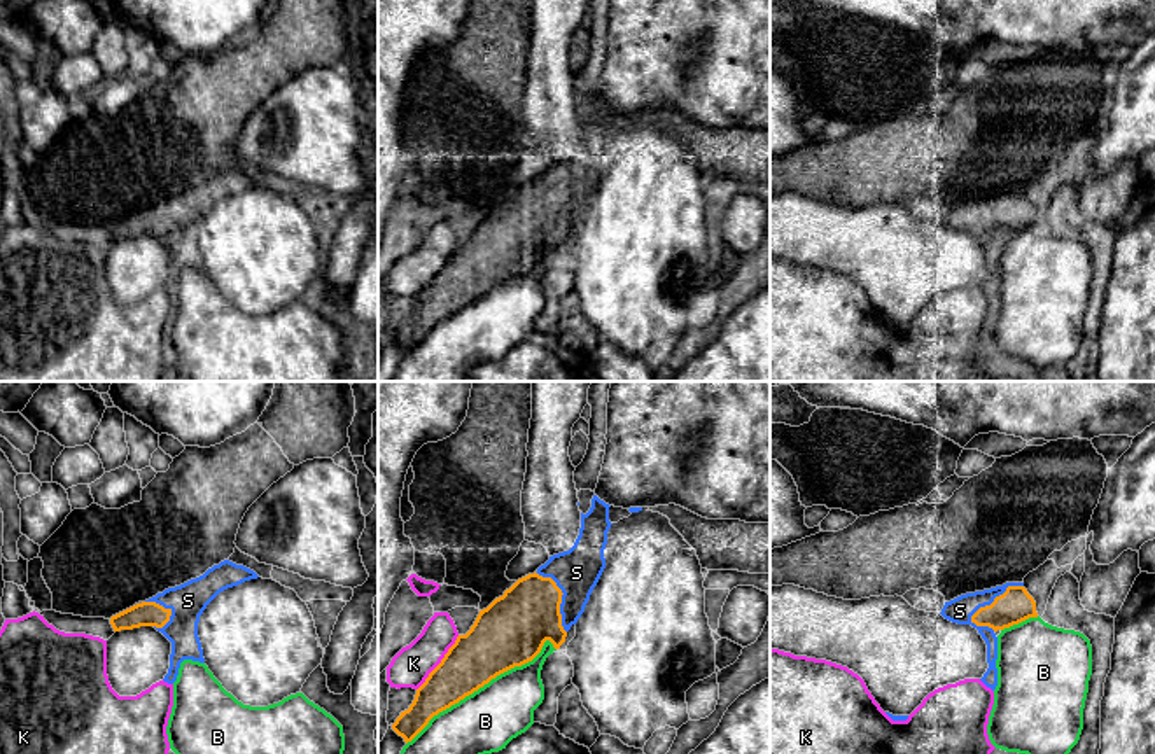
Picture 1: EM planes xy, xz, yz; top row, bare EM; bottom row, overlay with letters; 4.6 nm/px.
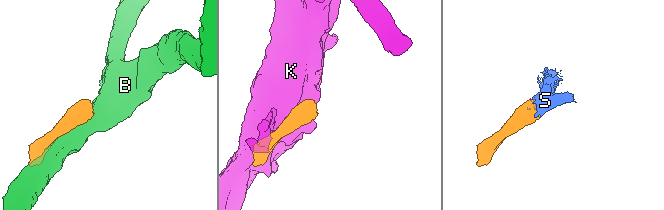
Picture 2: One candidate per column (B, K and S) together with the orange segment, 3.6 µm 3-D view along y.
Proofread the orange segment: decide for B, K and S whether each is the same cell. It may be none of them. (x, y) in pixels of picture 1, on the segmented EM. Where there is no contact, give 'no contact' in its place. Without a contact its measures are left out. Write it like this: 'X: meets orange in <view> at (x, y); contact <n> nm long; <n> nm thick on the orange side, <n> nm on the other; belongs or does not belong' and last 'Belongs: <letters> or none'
B: meets orange in xz at (482, 686); contact 800 nm long; 300 nm thick on the orange side, 280 nm on the other; does not belong
K: meets orange in xz at (440, 663); contact 320 nm long; 260 nm thick on the orange side, 180 nm on the other; does not belong
S: meets orange in yz at (994, 599); contact 300 nm long; 160 nm thick on the orange side, 120 nm on the other; belongs
Belongs: S

